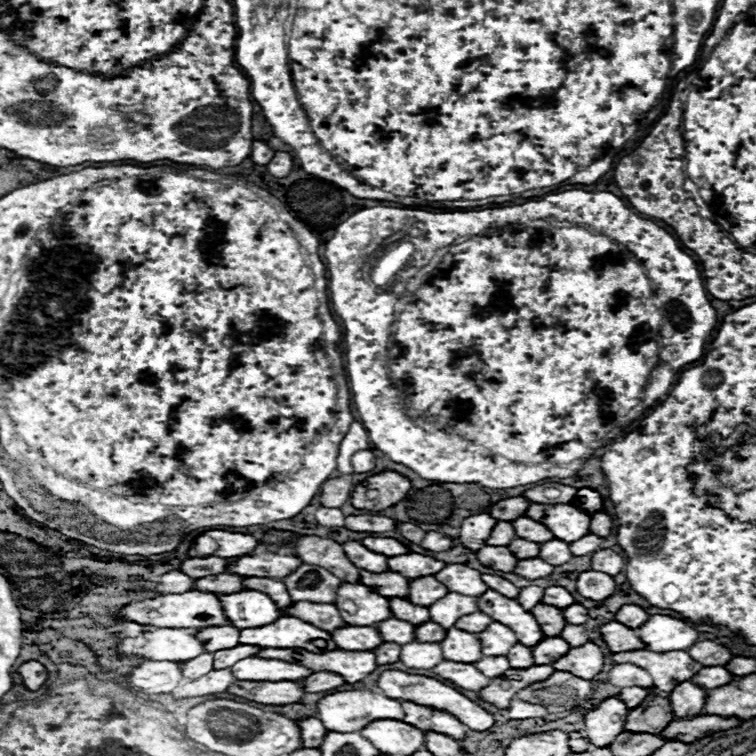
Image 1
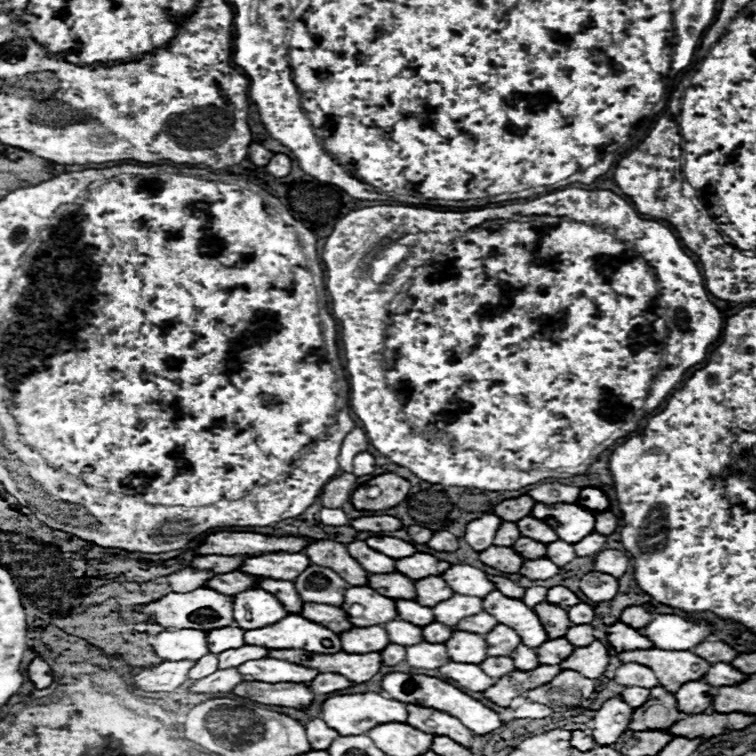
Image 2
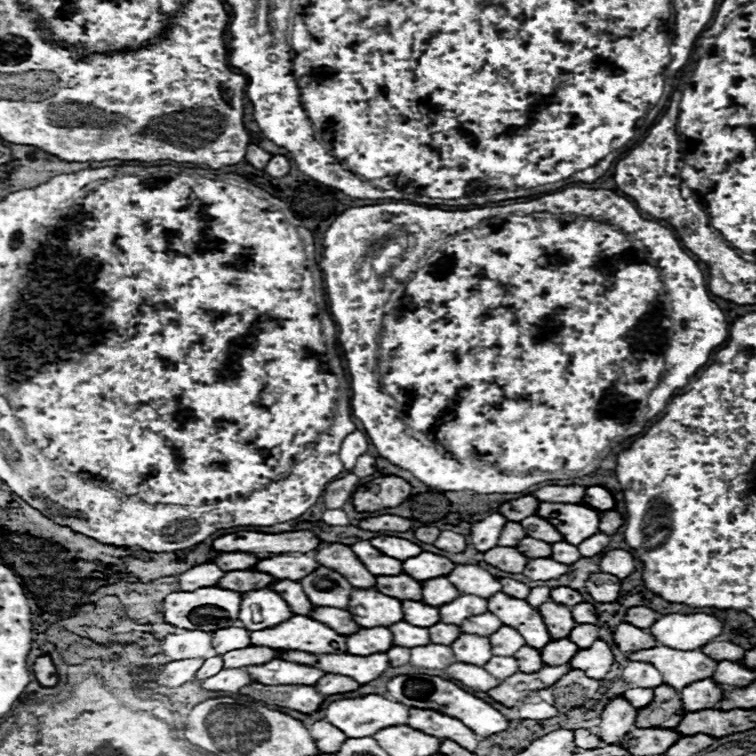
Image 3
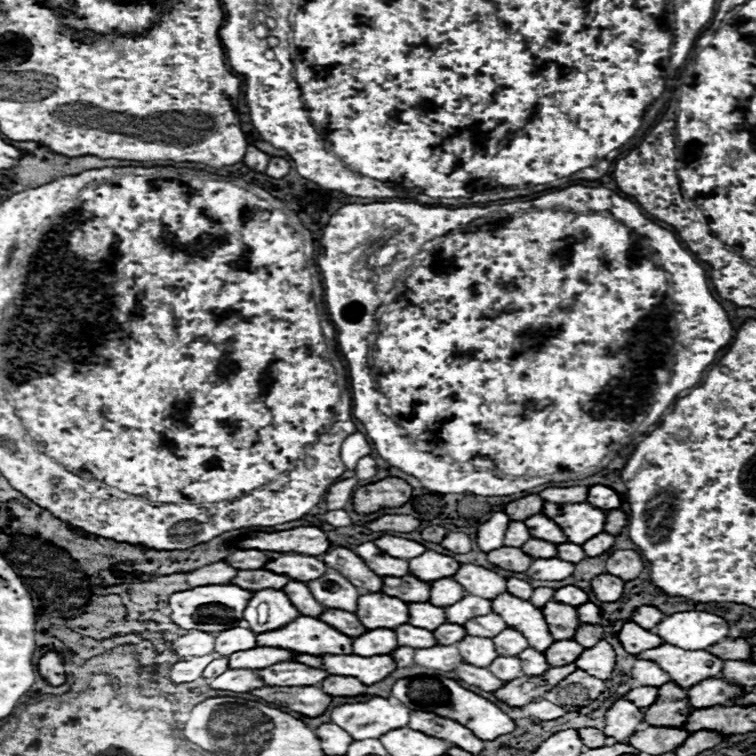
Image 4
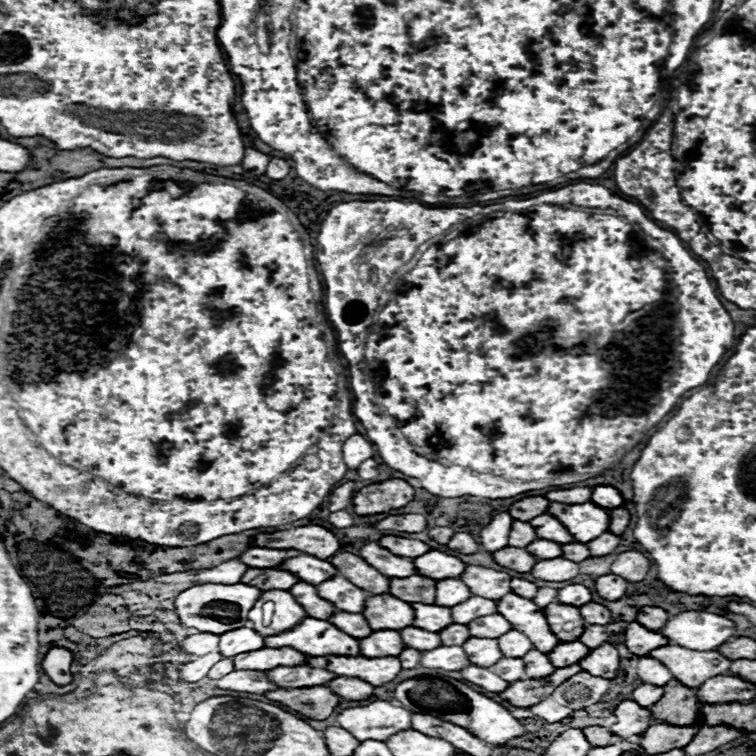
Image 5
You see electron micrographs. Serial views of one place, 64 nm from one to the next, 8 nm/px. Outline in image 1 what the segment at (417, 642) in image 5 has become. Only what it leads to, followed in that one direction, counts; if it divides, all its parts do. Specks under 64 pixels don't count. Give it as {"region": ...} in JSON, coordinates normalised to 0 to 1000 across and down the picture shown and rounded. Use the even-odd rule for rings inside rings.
{"region":[[[513,817],[497,828],[503,831],[503,839],[508,841],[508,847],[513,847],[513,849],[524,849],[532,854],[532,852],[542,852],[545,847],[550,847],[550,841],[548,841],[550,828],[537,823],[537,820]]]}

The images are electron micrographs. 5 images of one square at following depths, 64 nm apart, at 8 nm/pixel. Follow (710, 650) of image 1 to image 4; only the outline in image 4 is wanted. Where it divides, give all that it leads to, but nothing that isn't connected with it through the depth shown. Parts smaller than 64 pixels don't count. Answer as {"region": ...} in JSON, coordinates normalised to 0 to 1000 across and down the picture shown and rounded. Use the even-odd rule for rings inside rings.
{"region":[[[984,844],[955,847],[952,852],[942,854],[942,865],[947,865],[955,873],[992,873],[995,870],[995,854]]]}

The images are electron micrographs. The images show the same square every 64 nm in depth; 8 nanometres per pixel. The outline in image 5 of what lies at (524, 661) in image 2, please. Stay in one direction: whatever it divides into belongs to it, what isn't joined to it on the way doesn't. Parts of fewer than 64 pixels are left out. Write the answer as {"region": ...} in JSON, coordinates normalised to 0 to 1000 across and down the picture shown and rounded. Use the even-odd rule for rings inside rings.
{"region":[[[712,860],[698,862],[690,873],[693,873],[693,878],[696,878],[696,897],[698,897],[698,894],[728,894],[728,892],[735,886],[733,878],[728,876],[725,865],[712,862]]]}

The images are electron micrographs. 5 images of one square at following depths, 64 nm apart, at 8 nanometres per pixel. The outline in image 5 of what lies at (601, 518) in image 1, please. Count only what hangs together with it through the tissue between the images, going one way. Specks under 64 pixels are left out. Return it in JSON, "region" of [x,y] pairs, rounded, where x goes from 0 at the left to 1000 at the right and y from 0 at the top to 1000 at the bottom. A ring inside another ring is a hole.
{"region":[[[815,672],[815,675],[807,675],[807,696],[804,701],[810,706],[823,706],[833,693],[833,677],[828,672]]]}

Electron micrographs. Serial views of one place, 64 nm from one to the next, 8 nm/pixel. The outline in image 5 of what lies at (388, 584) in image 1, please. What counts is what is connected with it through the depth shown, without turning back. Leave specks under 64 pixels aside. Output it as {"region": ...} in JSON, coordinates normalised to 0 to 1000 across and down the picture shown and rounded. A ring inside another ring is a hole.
{"region":[[[540,762],[540,765],[519,765],[516,767],[516,786],[537,794],[542,799],[558,796],[558,799],[574,799],[577,796],[577,767],[566,762]]]}

